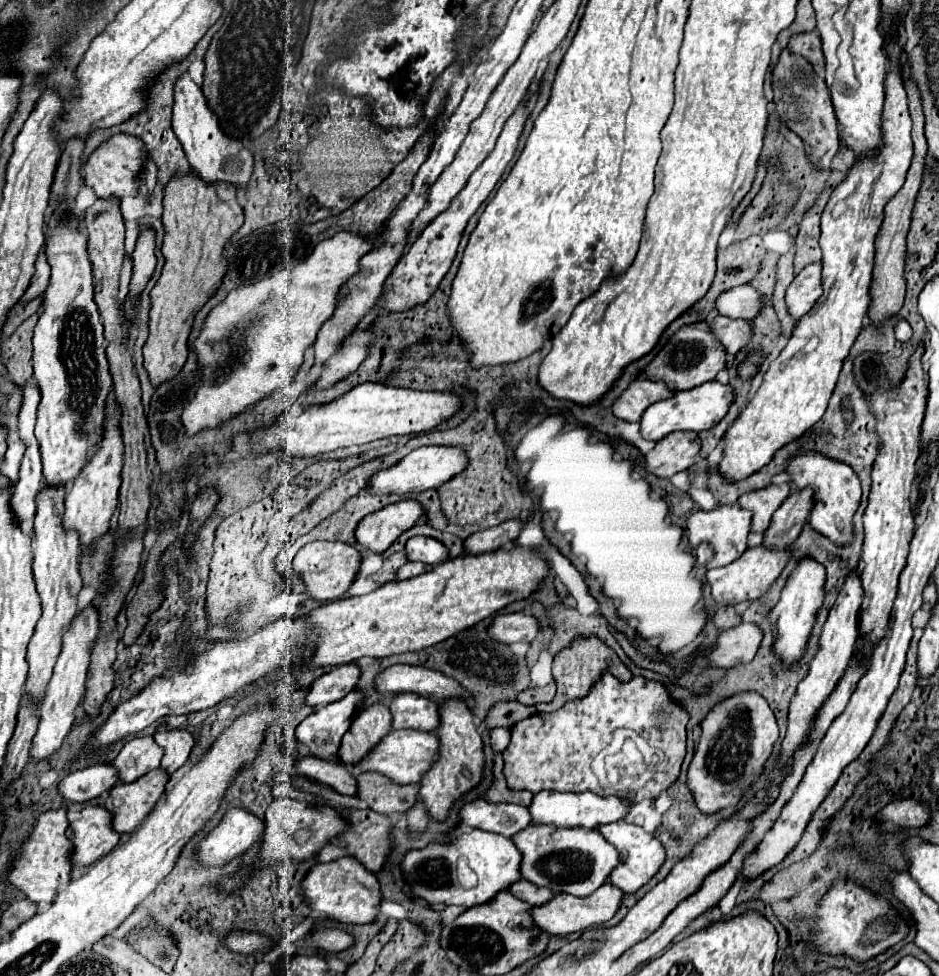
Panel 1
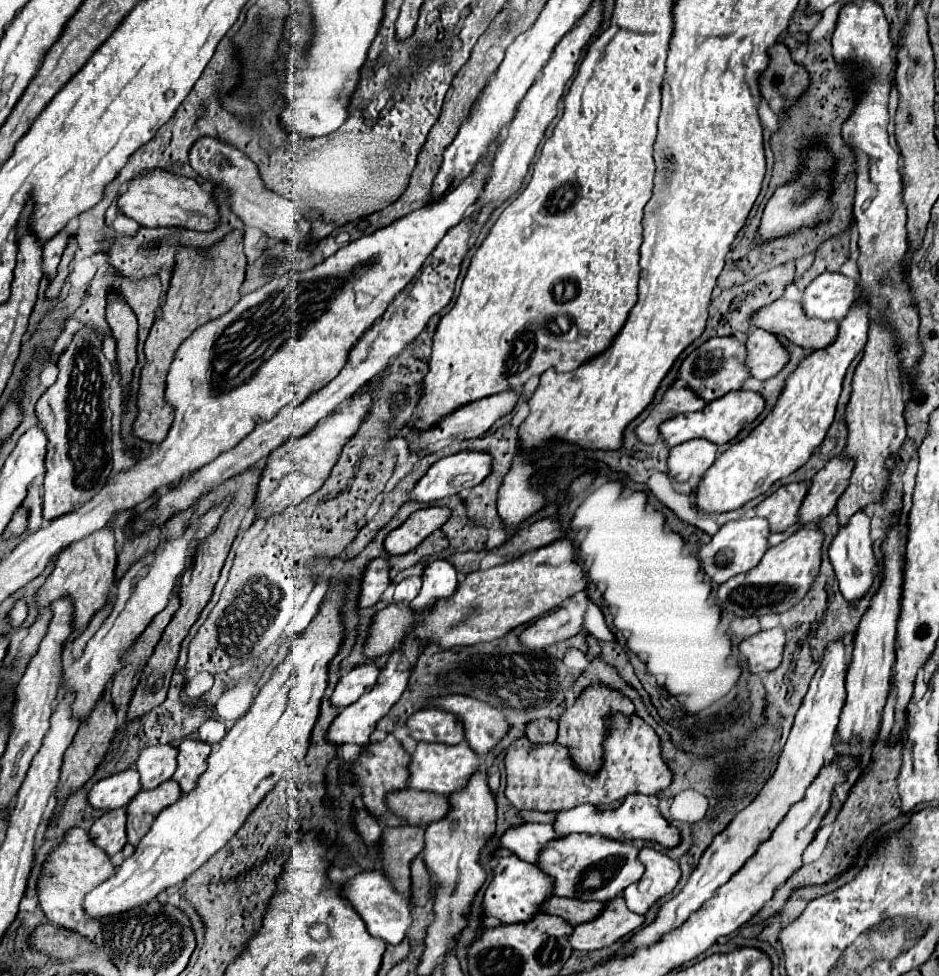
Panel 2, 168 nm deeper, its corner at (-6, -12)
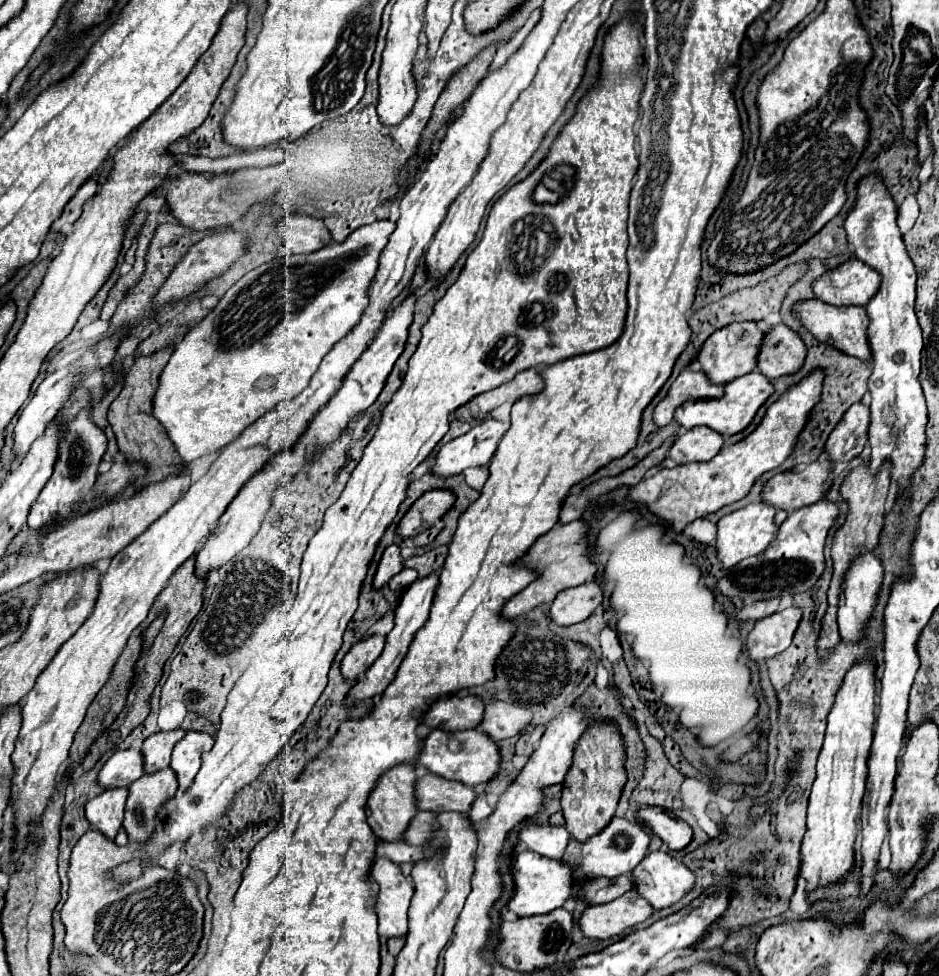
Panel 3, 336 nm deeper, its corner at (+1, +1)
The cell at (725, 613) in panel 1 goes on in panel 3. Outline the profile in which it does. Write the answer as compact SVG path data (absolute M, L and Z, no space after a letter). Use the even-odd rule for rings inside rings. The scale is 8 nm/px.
M772 598L772 600L760 600L752 606L744 606L742 612L738 614L740 620L760 620L760 618L766 618L770 614L774 614L778 610L778 604L780 600L778 598Z

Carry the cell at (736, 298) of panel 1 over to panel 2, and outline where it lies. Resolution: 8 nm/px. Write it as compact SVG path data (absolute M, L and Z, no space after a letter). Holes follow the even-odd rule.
M785 299L773 301L771 305L751 313L751 325L783 335L807 351L831 345L837 335L837 321L811 319L803 313L799 303Z

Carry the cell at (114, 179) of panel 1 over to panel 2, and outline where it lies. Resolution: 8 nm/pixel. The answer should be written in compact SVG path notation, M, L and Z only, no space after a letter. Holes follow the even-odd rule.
M149 169L129 181L125 181L125 191L119 193L119 211L139 225L145 227L165 227L179 225L197 231L211 231L217 225L217 205L213 195L207 193L197 181L175 175L167 169Z

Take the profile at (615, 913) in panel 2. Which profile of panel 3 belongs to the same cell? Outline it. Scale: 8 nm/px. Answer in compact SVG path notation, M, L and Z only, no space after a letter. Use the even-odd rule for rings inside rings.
M626 892L618 900L588 908L580 918L580 930L588 938L608 940L650 918L654 908L636 892Z

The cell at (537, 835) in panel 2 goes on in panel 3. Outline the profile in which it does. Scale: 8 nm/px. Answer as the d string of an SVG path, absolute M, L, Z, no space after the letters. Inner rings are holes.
M530 824L520 832L520 840L528 846L528 850L538 852L546 858L562 860L564 850L568 846L570 834L564 826L538 826Z

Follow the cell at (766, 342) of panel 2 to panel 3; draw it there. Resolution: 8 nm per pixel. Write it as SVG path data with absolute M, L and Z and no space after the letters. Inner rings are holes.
M774 326L772 332L762 342L758 354L758 370L770 380L796 374L804 366L806 344L802 338L788 326Z

